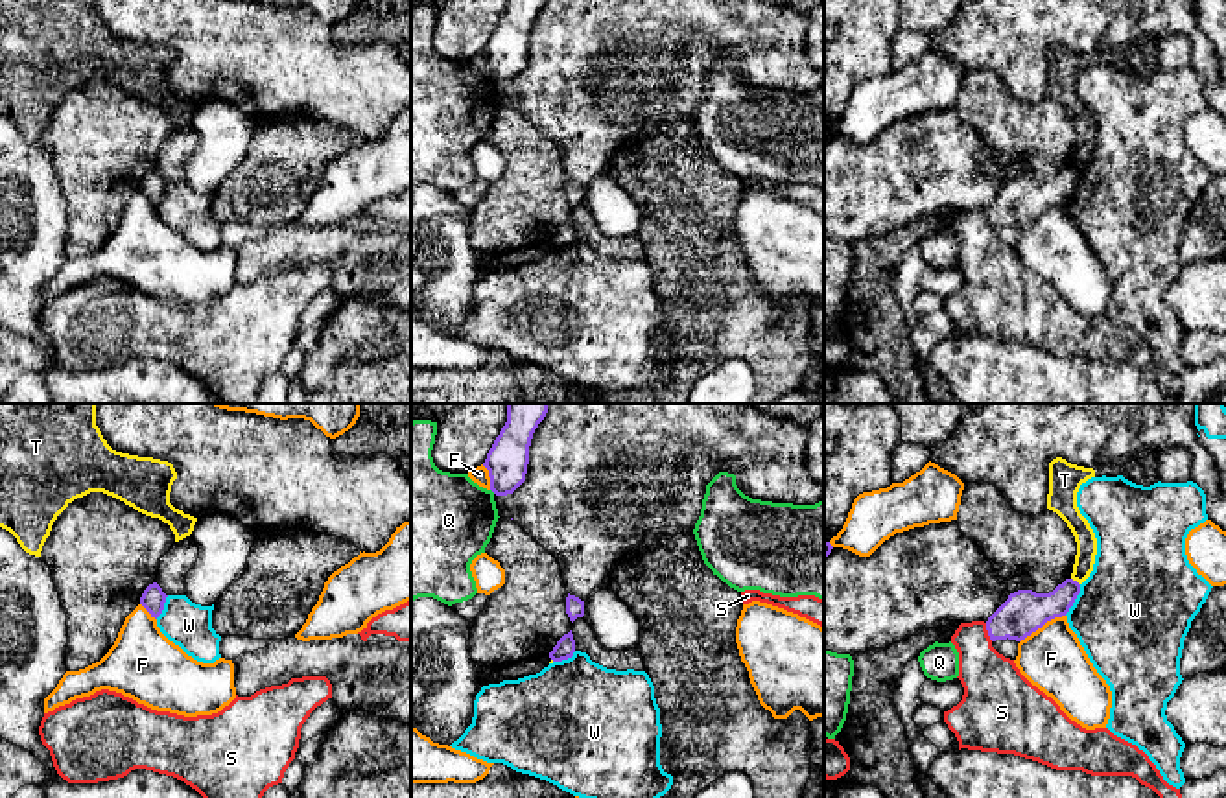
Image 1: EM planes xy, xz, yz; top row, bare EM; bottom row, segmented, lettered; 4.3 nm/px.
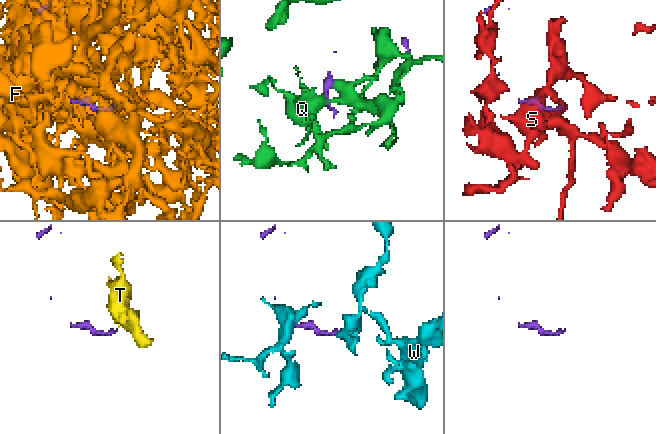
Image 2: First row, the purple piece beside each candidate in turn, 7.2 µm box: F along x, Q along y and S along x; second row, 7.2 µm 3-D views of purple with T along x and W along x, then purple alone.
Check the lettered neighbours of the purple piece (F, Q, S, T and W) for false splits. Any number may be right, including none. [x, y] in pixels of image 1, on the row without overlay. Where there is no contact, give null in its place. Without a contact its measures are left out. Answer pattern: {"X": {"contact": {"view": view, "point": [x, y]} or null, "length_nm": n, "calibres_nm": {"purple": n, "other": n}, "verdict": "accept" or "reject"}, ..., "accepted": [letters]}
{"F": {"contact": {"view": "yz", "point": [1042, 212]}, "length_nm": 240, "calibres_nm": {"purple": 190, "other": 280}, "verdict": "reject"}, "Q": {"contact": {"view": "xz", "point": [493, 78]}, "length_nm": 30, "calibres_nm": {"purple": 180, "other": 420}, "verdict": "reject"}, "S": {"contact": {"view": "yz", "point": [989, 220]}, "length_nm": 90, "calibres_nm": {"purple": 190, "other": 280}, "verdict": "reject"}, "T": {"contact": {"view": "yz", "point": [1075, 168]}, "length_nm": 50, "calibres_nm": {"purple": 180, "other": 100}, "verdict": "reject"}, "W": {"contact": {"view": "yz", "point": [1075, 185]}, "length_nm": 150, "calibres_nm": {"purple": 190, "other": 480}, "verdict": "reject"}, "accepted": []}

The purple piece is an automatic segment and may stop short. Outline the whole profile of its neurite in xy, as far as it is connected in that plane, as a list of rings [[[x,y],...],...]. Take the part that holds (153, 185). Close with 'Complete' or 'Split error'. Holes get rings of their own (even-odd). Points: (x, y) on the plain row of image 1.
[[[153,170],[144,177],[140,192],[151,201],[151,205],[157,206],[164,197],[166,184],[168,182],[162,179],[162,175]]]. Complete

